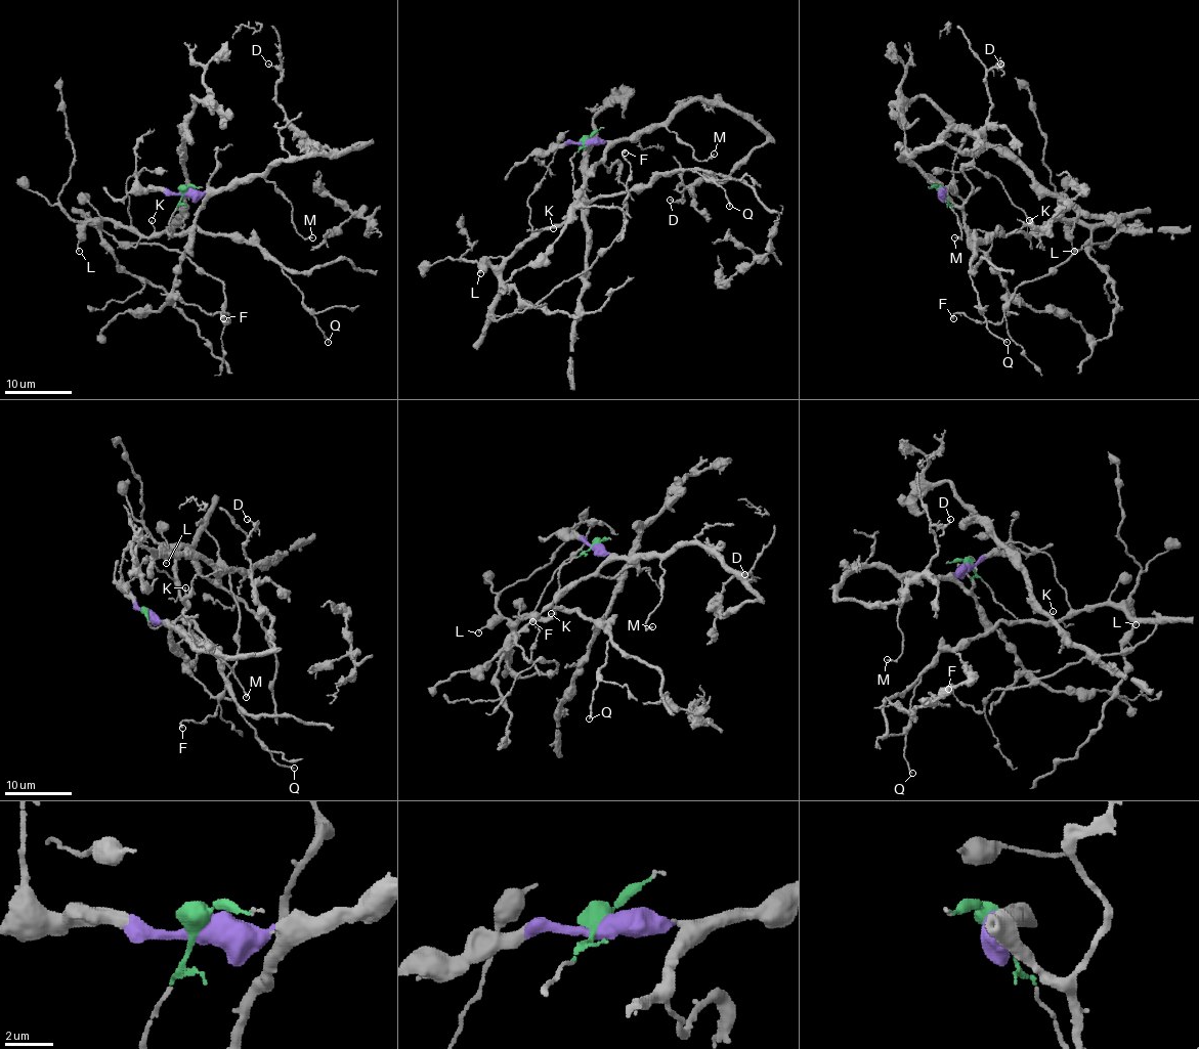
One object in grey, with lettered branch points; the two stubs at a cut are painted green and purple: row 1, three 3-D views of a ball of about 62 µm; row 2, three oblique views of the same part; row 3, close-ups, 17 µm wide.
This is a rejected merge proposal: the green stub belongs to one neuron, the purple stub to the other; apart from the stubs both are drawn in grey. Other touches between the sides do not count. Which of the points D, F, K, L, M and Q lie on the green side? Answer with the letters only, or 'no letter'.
F, K, L, Q

